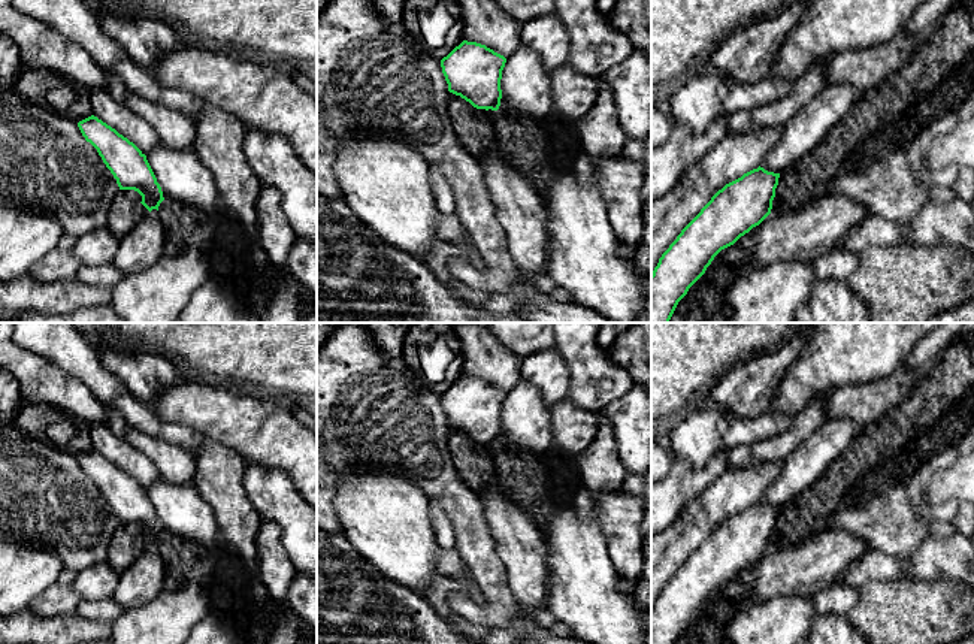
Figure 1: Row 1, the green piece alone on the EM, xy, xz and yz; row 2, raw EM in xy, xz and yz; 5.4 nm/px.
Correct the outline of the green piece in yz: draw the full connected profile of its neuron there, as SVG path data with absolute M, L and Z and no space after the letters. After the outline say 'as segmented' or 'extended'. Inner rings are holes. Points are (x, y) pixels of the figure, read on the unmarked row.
M759 501L711 532L659 593L651 644L675 644L714 592L771 548L778 513Z; as segmented

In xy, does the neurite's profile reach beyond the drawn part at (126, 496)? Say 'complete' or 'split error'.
complete

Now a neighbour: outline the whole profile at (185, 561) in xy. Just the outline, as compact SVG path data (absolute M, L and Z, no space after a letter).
M164 533L158 541L164 559L164 586L175 589L191 581L208 584L214 575L217 553L190 539Z

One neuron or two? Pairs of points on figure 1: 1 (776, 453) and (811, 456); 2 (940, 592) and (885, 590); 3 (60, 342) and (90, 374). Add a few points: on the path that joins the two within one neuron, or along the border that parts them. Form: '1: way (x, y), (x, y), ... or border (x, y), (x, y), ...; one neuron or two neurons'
1: border (816, 431), (783, 462); two neurons
2: way (926, 592), (898, 592); one neuron
3: way (67, 350), (84, 366); one neuron

